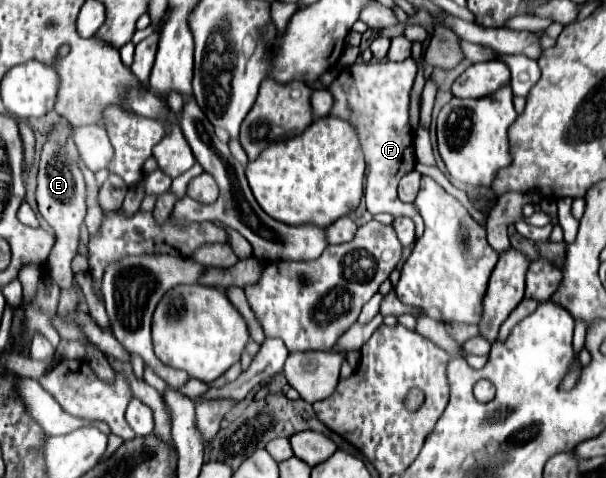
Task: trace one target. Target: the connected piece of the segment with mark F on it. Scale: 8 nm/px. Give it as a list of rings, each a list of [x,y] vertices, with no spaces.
[[[413,58],[405,62],[357,62],[347,66],[327,88],[333,96],[331,116],[349,120],[349,124],[359,132],[359,142],[363,144],[363,156],[367,164],[365,172],[365,200],[371,214],[389,212],[393,216],[411,216],[417,226],[417,236],[423,234],[423,218],[415,212],[415,204],[405,204],[397,198],[399,180],[415,170],[415,132],[409,124],[409,104],[411,90],[417,74],[417,64]]]

